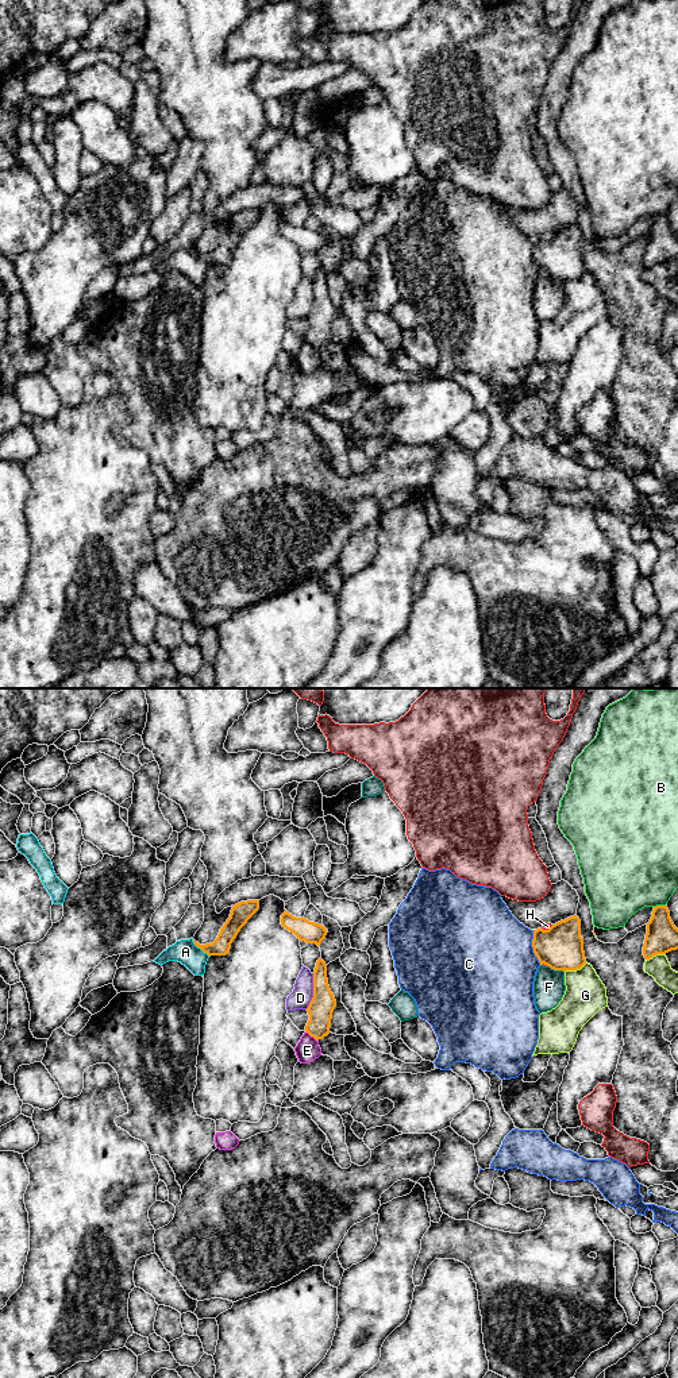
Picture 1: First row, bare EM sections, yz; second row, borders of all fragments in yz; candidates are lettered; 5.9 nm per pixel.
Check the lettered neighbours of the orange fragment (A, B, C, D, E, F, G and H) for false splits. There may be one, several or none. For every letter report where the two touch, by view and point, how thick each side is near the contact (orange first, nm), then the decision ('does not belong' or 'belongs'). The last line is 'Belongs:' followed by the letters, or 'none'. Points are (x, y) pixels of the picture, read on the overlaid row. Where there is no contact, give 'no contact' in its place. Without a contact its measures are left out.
A: meets orange in yz at (200, 948); 110 nm thick on the orange side, 140 nm on the other; does not belong
B: meets orange in yz at (659, 906); 190 nm thick on the orange side, 460 nm on the other; does not belong
C: meets orange in yz at (532, 946); 260 nm thick on the orange side, 500 nm on the other; does not belong
D: meets orange in yz at (314, 991); 150 nm thick on the orange side, 120 nm on the other; does not belong
E: meets orange in yz at (312, 1035); 150 nm thick on the orange side, 140 nm on the other; does not belong
F: meets orange in yz at (555, 969); 260 nm thick on the orange side, 190 nm on the other; does not belong
G: meets orange in yz at (576, 969); 260 nm thick on the orange side, 240 nm on the other; does not belong
H: meets orange in yz at (549, 929); 260 nm thick on the orange side, 40 nm on the other; does not belong
Belongs: none

